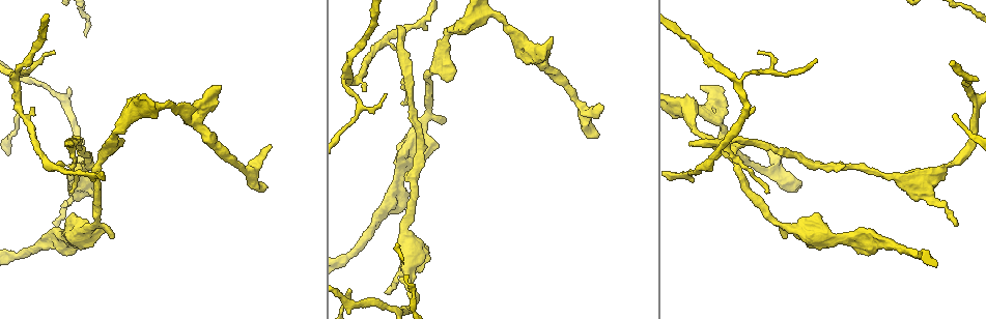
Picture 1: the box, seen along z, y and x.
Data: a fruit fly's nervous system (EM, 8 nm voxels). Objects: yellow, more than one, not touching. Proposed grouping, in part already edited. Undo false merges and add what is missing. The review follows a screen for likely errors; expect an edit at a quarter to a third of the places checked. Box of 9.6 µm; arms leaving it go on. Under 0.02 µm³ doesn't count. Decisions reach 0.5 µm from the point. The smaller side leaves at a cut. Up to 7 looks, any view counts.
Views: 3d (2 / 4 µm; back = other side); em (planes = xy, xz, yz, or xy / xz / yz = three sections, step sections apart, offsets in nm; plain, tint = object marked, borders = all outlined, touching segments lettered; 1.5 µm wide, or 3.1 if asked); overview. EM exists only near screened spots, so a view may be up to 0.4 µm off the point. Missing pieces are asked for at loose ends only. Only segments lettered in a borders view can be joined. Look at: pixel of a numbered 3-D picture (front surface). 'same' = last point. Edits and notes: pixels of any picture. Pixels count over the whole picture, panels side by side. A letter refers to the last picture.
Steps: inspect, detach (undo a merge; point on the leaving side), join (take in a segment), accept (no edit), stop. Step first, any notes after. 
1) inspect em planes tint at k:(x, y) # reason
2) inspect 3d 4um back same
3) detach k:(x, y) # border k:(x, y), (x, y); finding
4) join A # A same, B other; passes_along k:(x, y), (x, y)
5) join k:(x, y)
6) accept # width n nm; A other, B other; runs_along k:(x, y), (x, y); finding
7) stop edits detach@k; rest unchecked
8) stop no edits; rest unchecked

inspect em planes plain at 1:(173, 106)

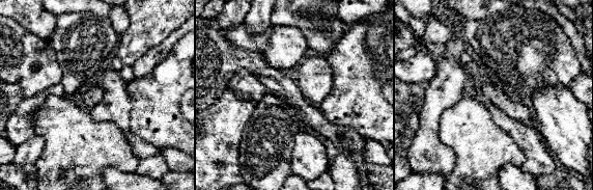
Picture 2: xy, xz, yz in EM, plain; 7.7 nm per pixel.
inspect em planes borders same # see the neighbours

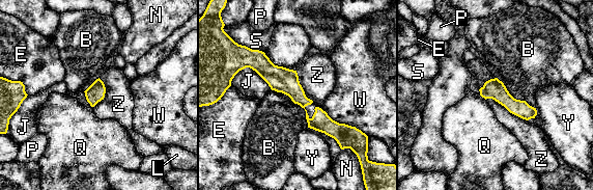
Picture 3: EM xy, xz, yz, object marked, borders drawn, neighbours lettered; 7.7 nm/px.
accept # B other, E other, J other, L other, N other, P other, Q other, S other, W other, Y other, Z other; border 3:(485, 99), (493, 99), (526, 120); all the same neuron

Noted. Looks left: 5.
inspect 3d 4um at 1:(122, 139) # an open end

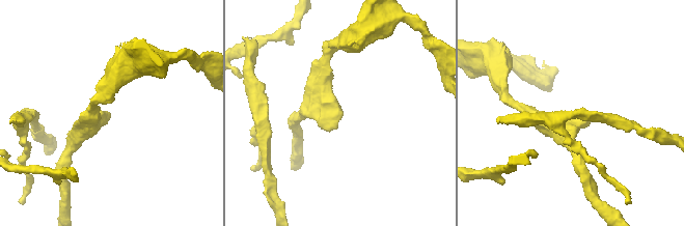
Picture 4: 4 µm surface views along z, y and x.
inspect em planes borders at 4:(108, 114)

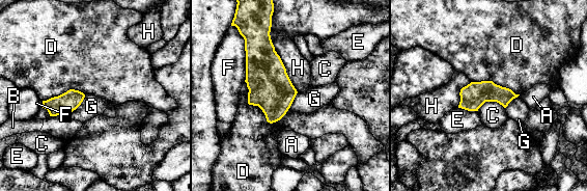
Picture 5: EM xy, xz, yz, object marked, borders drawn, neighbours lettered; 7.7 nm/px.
accept # A other, B other, C other, D other, E other, F other, G other, H other; border 5:(245, 81), (268, 121), (286, 113); no lettered segment goes on from it

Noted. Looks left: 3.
inspect 3d 4um at 1:(690, 146) # an open end

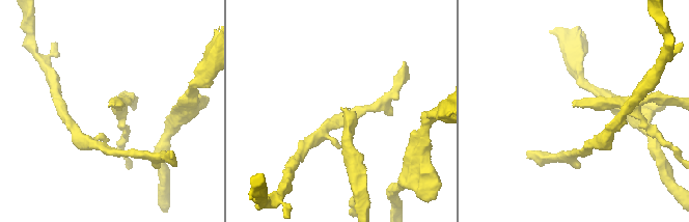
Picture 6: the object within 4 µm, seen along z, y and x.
inspect em planes borders at 6:(574, 107) # need the tissue

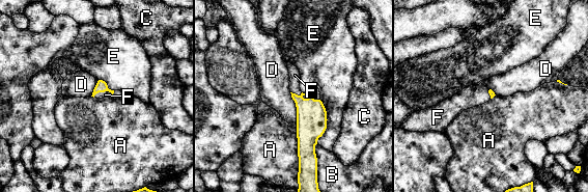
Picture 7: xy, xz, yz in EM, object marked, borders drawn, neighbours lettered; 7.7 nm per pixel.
join F # A other, B other, C other, D other, E other, F same; passes_along 7:(311, 116), (301, 94), (295, 75); the neuron continues

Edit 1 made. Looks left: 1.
stop edits join@7; rest unchecked

